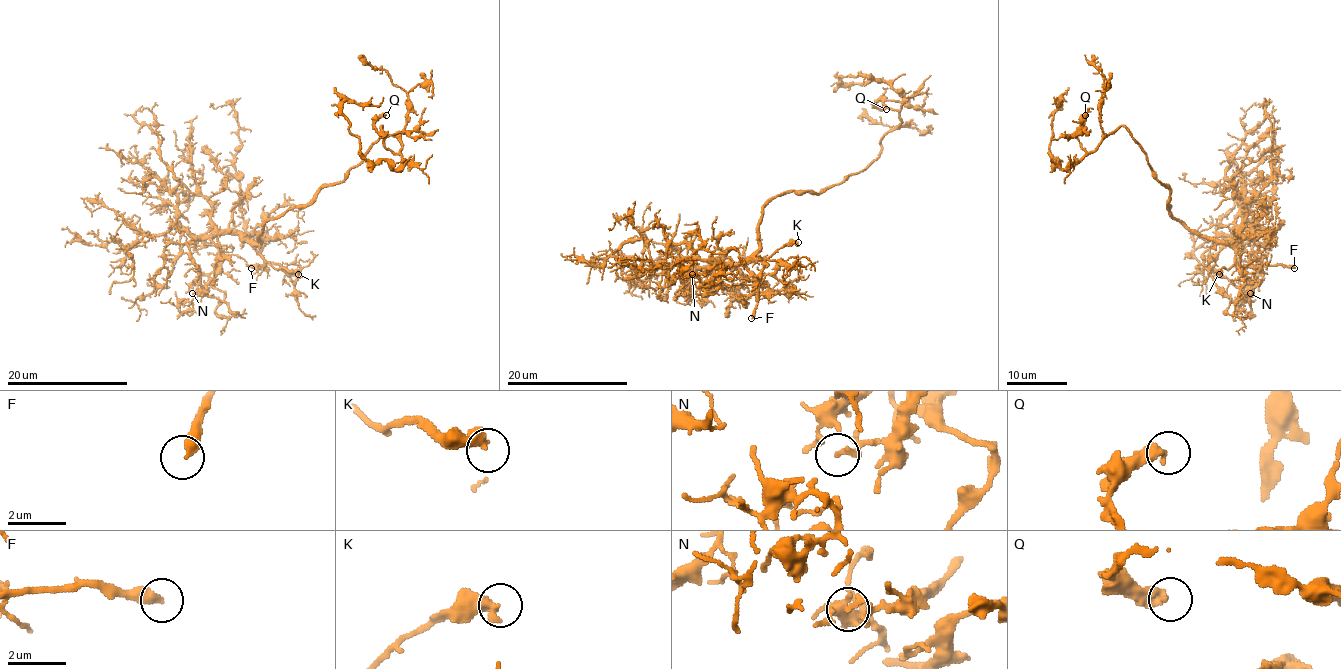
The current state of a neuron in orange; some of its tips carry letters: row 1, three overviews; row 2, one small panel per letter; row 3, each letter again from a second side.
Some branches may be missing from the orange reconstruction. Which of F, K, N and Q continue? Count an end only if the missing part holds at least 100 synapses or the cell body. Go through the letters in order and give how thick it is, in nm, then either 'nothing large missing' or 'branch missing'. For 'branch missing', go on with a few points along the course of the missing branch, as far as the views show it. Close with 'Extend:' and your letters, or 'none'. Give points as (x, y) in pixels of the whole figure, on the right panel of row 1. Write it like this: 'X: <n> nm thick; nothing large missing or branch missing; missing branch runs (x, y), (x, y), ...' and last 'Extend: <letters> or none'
F: 380 nm thick; branch missing
K: 440 nm thick; nothing large missing
N: 170 nm thick; nothing large missing
Q: 320 nm thick; nothing large missing
Extend: F

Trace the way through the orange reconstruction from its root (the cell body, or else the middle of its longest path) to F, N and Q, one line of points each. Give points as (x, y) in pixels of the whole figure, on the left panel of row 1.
F: (312, 198), (306, 204), (289, 207), (264, 225), (259, 243), (254, 248), (264, 260), (264, 266), (251, 268)
N: (312, 198), (271, 218), (257, 242), (238, 233), (218, 234), (221, 268), (201, 290), (192, 293)
Q: (312, 198), (339, 183), (362, 160), (382, 125), (401, 149), (388, 149), (374, 125), (386, 115)

